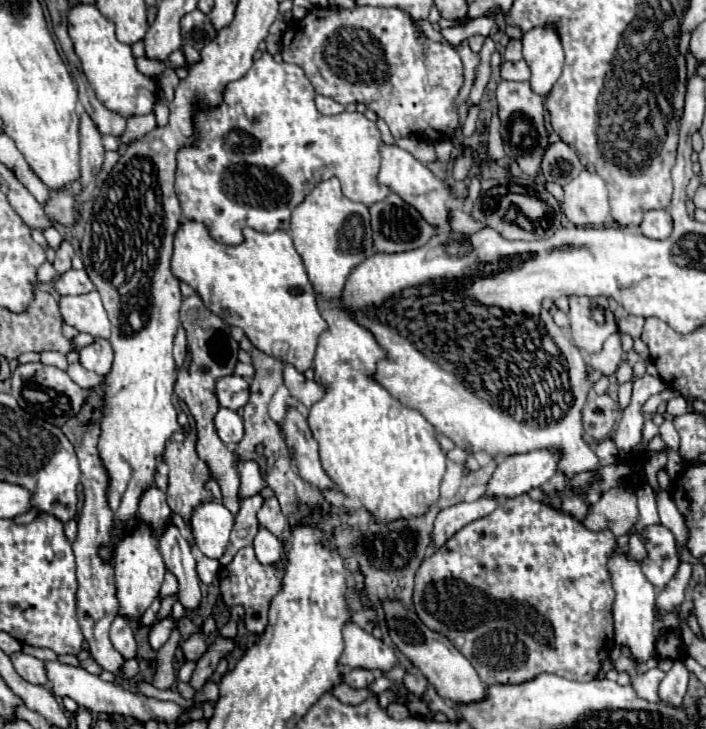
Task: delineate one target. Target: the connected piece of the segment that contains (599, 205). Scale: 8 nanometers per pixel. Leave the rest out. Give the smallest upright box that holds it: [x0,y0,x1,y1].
[563,169,609,227]

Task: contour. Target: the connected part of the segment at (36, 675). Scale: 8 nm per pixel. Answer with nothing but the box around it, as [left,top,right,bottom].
[11,651,47,685]

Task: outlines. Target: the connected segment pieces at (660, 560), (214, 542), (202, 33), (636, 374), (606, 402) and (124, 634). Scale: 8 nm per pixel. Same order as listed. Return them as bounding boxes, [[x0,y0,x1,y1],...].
[[641,525,679,589],[191,501,233,559],[181,11,217,51],[627,351,647,379],[583,393,619,439],[111,615,137,659]]

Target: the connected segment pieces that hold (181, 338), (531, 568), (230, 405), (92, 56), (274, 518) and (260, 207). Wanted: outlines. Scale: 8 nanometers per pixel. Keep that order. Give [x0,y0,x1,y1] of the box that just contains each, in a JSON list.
[[173,327,187,367],[413,495,615,685],[215,375,249,411],[69,3,157,117],[257,497,287,537],[175,53,391,245]]

